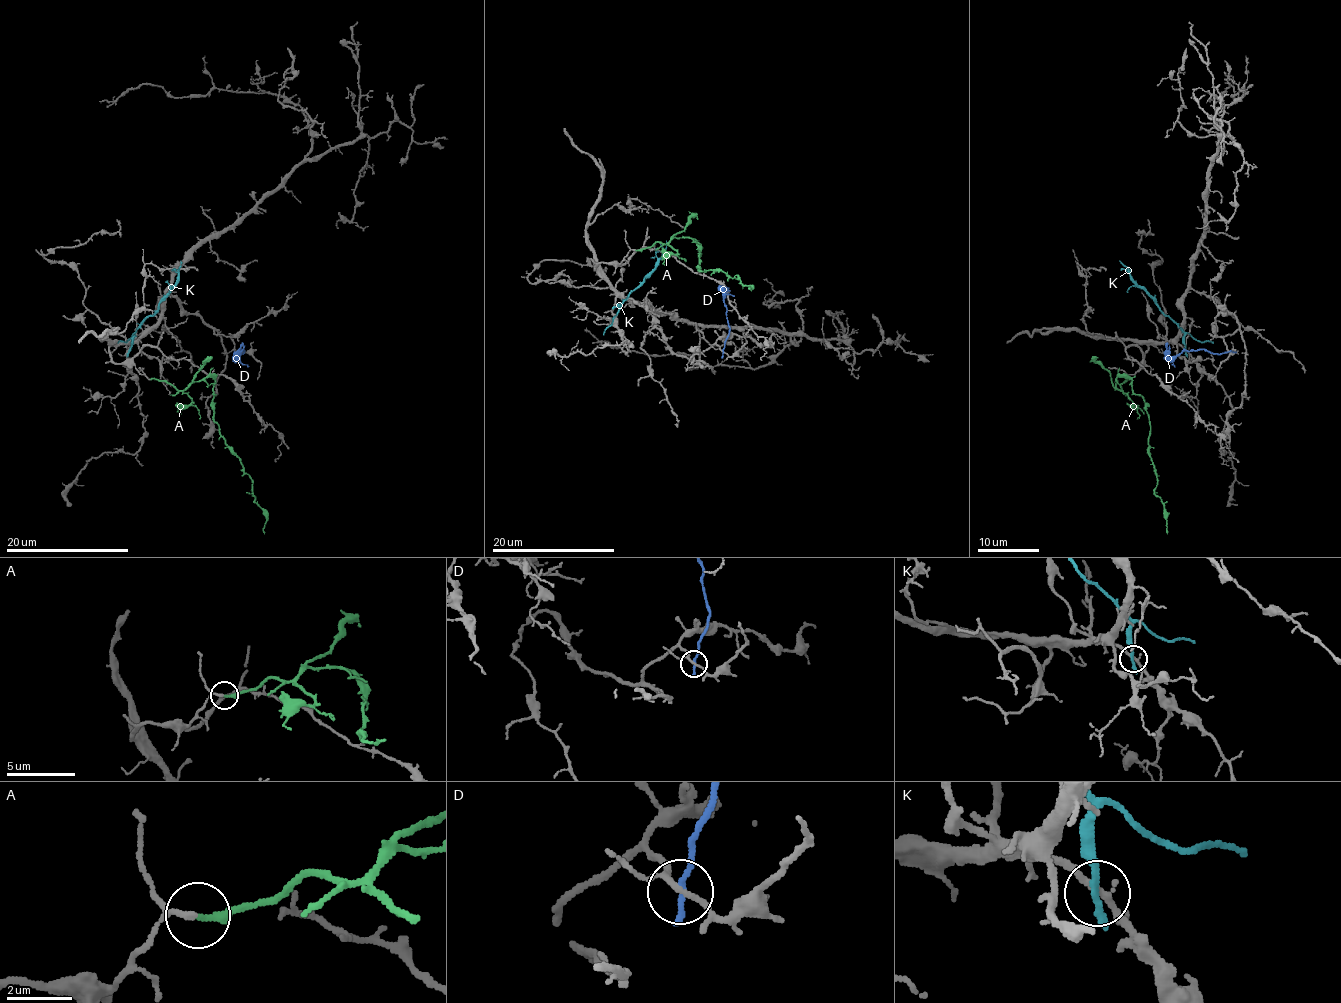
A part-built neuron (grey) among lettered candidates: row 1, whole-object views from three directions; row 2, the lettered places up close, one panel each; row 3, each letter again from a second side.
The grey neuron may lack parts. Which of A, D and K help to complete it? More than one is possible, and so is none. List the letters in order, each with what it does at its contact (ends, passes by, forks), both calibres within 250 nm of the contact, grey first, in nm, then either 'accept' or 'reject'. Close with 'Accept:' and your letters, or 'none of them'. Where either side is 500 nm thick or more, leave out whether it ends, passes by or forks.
A: it ends | 110/200 nm | accept
D: it ends | 150/240 nm | reject
K: it ends | 190/300 nm | reject
Accept: A

